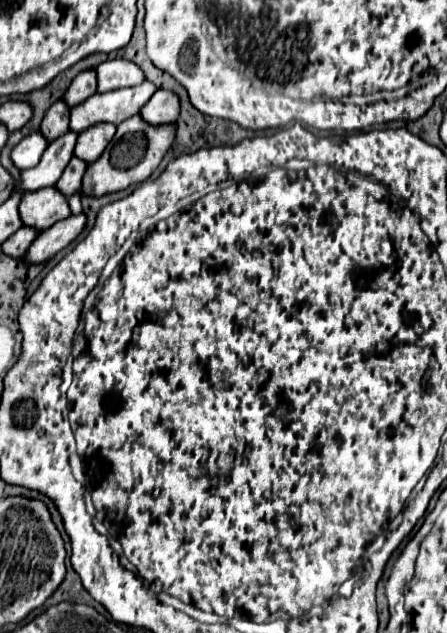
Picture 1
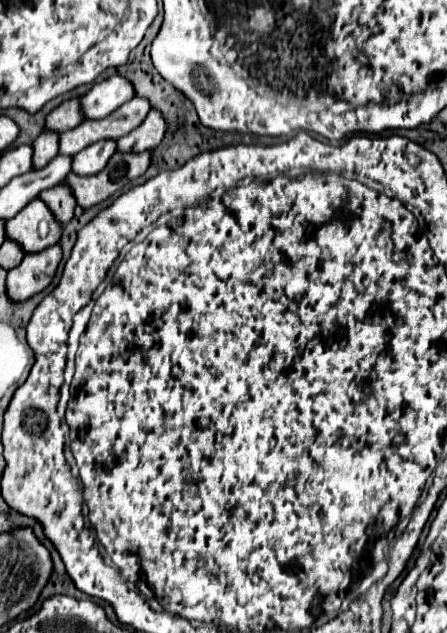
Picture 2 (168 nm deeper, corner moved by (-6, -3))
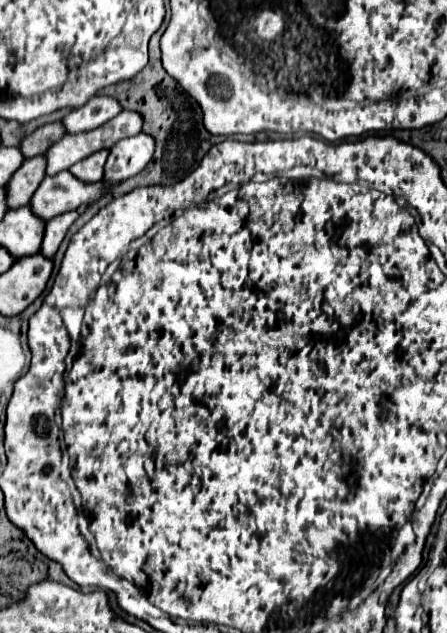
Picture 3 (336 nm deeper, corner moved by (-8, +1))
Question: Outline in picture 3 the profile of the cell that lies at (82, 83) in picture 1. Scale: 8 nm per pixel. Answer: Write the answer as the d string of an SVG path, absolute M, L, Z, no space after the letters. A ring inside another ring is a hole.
M50 123L40 129L36 129L32 135L24 137L20 143L20 153L24 159L32 159L36 155L44 155L58 139L64 137L62 123Z

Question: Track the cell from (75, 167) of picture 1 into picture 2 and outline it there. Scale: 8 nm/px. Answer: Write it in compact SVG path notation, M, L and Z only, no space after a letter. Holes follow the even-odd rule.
M66 183L42 191L40 199L56 213L56 219L60 223L68 223L72 219L74 207L76 207L76 199L74 199L72 189Z

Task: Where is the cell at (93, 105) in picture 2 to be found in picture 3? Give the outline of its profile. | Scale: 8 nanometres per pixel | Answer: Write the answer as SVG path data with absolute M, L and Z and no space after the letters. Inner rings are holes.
M92 97L84 107L70 111L64 119L62 125L66 133L76 135L76 133L86 133L92 129L102 127L108 123L114 115L120 113L120 105L112 97Z

